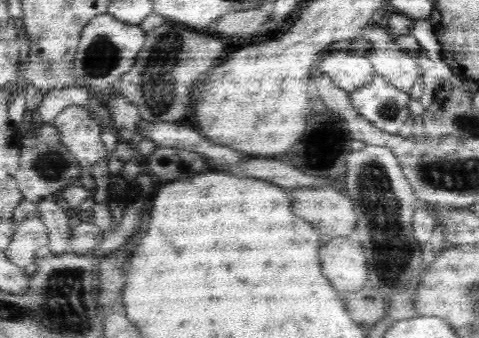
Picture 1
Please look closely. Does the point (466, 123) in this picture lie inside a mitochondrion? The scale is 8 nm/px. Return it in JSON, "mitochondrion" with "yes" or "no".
{"mitochondrion":"yes"}

